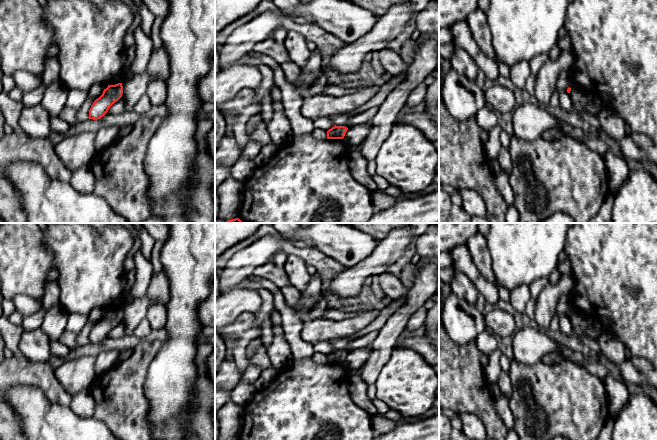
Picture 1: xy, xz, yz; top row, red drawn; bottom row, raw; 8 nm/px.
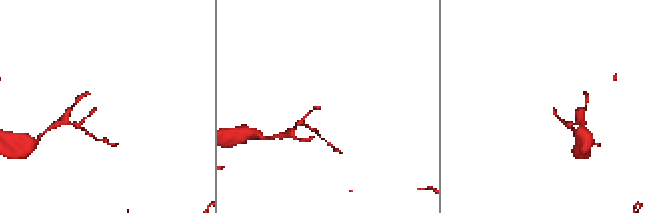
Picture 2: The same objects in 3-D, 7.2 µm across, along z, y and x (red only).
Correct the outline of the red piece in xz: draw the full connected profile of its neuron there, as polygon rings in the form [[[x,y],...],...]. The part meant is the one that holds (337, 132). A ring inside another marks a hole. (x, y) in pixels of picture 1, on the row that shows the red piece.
[[[334,126],[327,131],[327,139],[343,139],[348,128],[345,126]]]

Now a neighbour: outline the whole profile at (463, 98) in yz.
[[[452,67],[444,77],[441,97],[450,115],[460,122],[475,117],[487,104],[476,82],[459,75]]]

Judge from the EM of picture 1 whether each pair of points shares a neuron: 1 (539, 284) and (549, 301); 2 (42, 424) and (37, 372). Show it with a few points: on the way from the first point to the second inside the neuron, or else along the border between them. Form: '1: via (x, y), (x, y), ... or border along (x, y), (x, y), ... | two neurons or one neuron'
1: border along (549, 282), (535, 299) | two neurons
2: border along (16, 385), (37, 386), (50, 400), (57, 403) | two neurons

